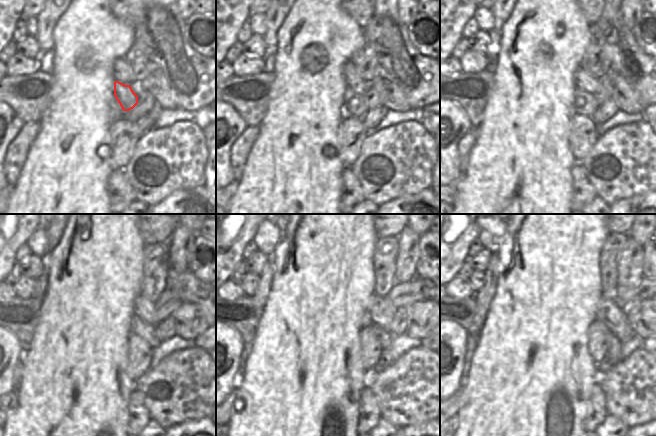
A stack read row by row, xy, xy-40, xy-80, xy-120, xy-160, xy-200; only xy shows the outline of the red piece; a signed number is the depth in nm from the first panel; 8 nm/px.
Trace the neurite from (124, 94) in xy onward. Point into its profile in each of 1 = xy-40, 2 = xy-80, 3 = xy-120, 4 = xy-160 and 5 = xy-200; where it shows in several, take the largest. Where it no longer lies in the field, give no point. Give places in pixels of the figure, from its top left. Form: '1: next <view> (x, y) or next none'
1: next xy-40 (355, 104)
2: next xy-80 (584, 103)
3: next xy-120 (139, 327)
4: next xy-160 (384, 337)
5: next xy-200 (613, 355)

